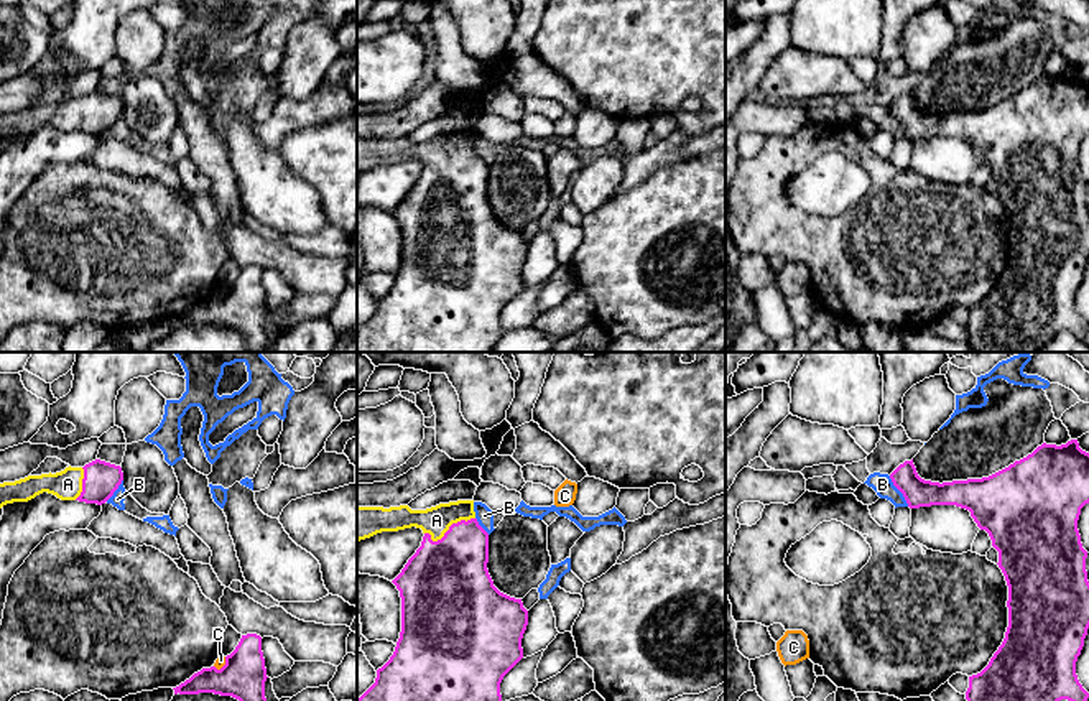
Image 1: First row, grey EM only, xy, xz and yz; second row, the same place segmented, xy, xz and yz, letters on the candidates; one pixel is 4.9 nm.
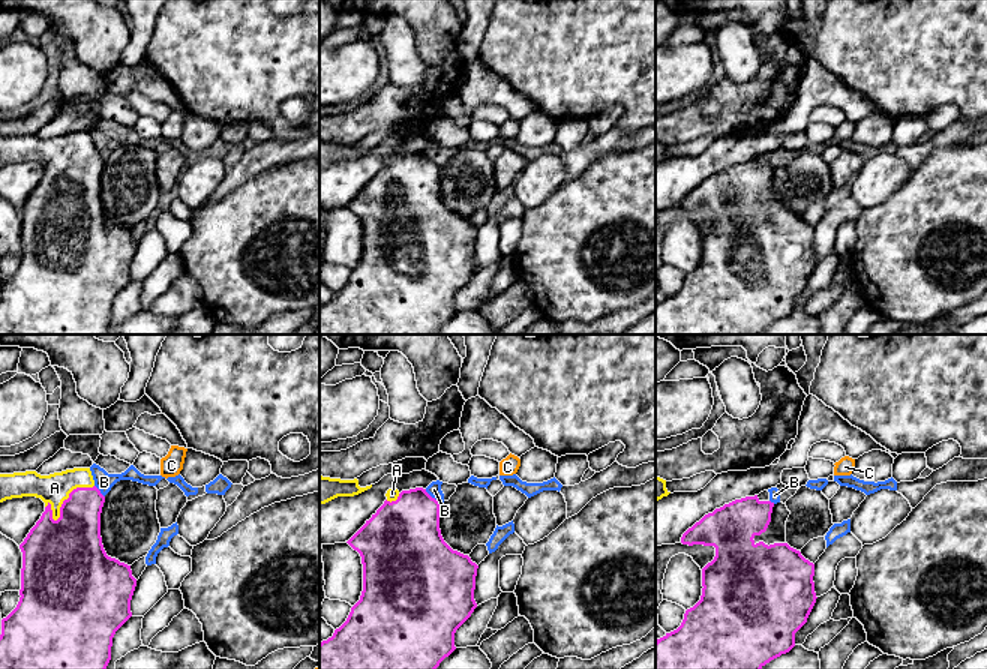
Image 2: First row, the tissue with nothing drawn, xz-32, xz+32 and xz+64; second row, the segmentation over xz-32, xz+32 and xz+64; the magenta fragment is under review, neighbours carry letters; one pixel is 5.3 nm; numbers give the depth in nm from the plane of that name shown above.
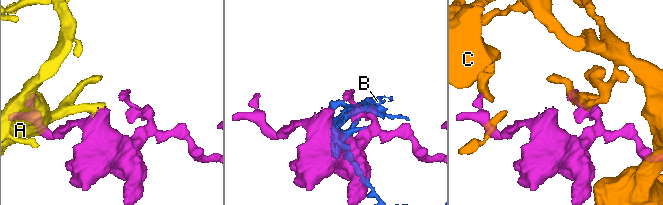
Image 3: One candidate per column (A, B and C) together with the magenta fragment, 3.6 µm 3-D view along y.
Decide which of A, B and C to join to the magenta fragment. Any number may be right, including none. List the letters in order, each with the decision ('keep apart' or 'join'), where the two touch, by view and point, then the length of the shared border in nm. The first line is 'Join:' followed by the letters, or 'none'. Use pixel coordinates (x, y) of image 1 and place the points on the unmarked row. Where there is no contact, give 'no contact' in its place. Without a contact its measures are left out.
Join: A
A: join; meets magenta in xz at (449, 160); contact 260 nm long
B: keep apart; meets magenta in yz at (899, 120); contact 180 nm long
C: keep apart; meets magenta in xy at (226, 295); contact 80 nm long

